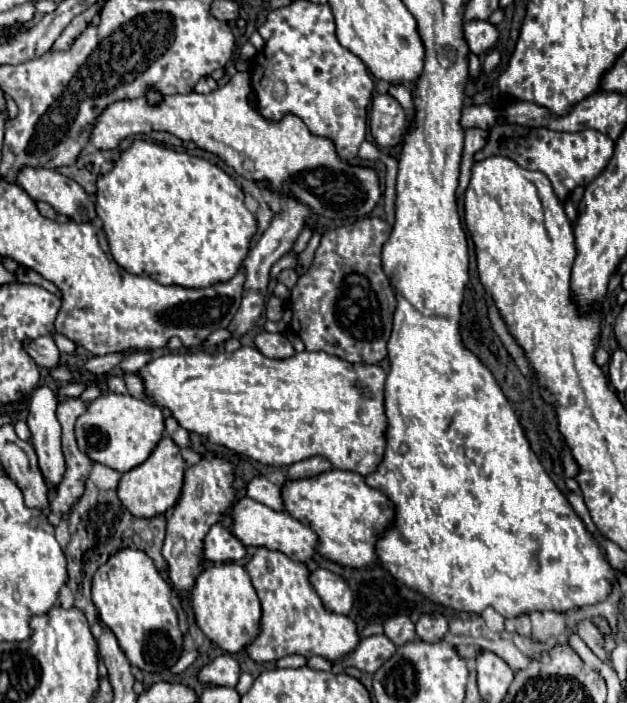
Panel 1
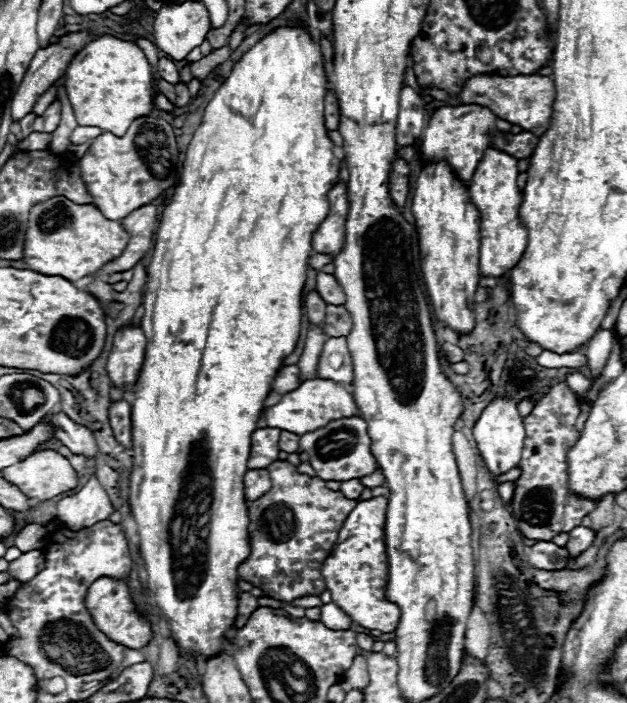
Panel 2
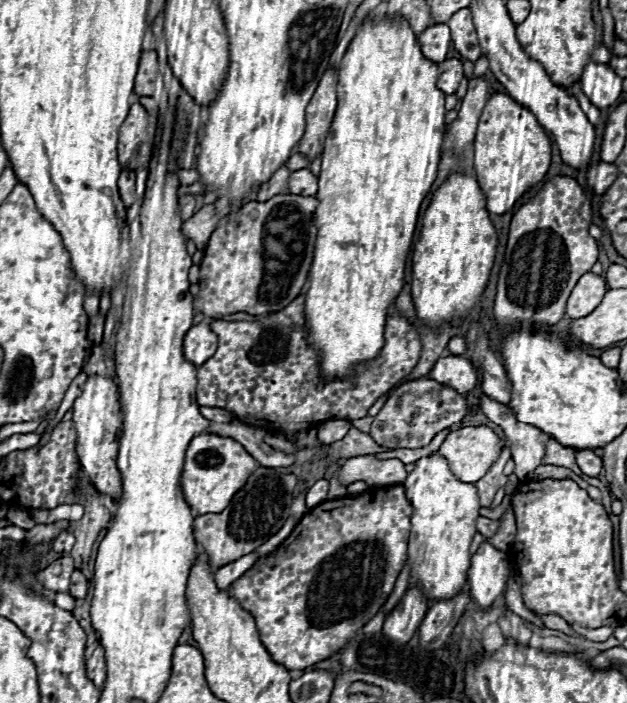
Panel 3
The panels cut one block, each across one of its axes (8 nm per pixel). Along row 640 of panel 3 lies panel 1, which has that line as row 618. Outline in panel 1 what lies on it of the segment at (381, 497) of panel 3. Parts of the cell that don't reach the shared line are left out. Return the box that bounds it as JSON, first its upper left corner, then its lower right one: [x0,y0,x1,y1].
[246,548,360,662]

